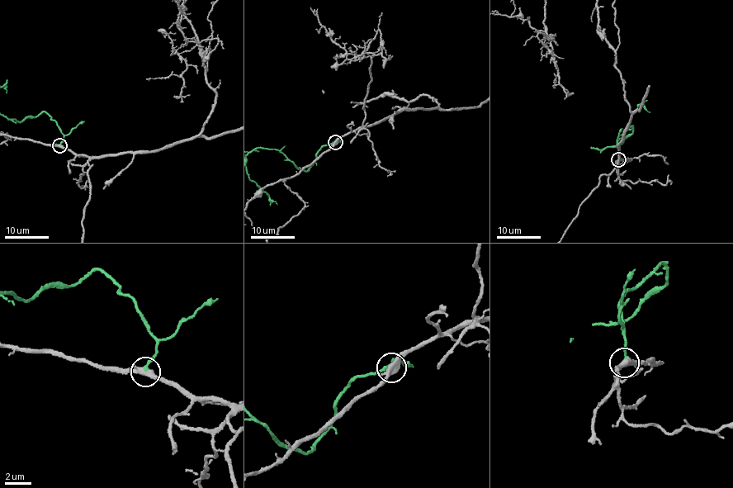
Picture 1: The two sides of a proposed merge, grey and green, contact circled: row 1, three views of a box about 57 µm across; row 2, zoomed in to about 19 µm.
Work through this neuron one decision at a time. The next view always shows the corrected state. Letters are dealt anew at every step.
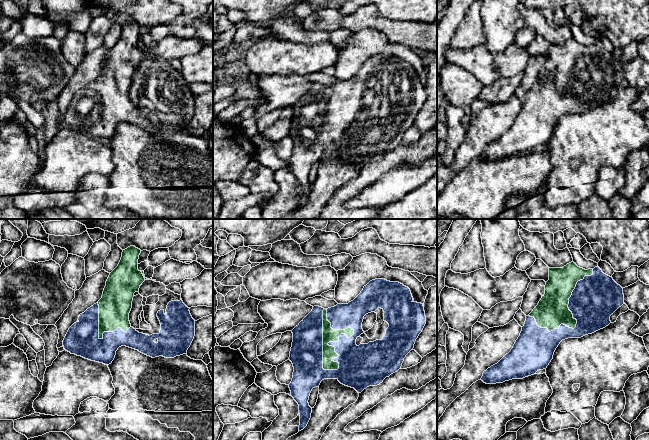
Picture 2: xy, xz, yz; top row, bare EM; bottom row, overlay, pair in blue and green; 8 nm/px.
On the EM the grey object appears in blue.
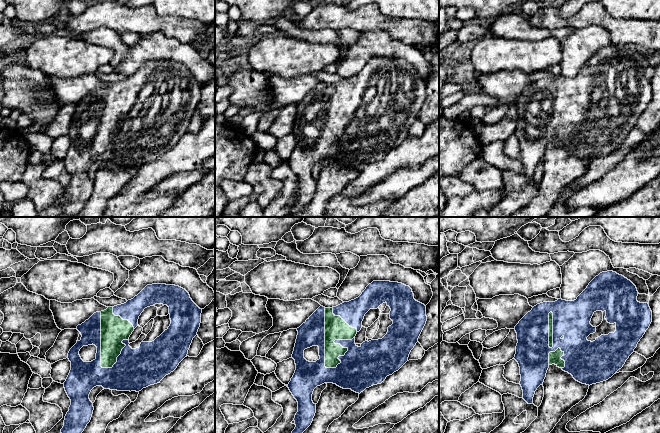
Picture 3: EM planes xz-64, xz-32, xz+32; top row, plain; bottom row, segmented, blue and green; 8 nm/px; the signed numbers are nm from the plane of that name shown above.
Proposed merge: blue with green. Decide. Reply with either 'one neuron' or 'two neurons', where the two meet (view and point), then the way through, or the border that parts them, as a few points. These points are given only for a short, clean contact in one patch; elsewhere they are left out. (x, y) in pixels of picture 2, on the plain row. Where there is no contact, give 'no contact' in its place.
one neuron | xz (322, 121)

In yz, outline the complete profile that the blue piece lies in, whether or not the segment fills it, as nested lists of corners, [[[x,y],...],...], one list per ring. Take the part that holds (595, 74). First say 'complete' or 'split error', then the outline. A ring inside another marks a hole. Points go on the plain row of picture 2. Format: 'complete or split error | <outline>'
split error | [[[571,38],[563,44],[549,44],[545,70],[526,92],[520,112],[511,127],[497,140],[484,147],[481,156],[486,160],[523,155],[546,145],[562,116],[581,114],[608,102],[610,92],[624,80],[623,64],[597,42],[585,46]]]

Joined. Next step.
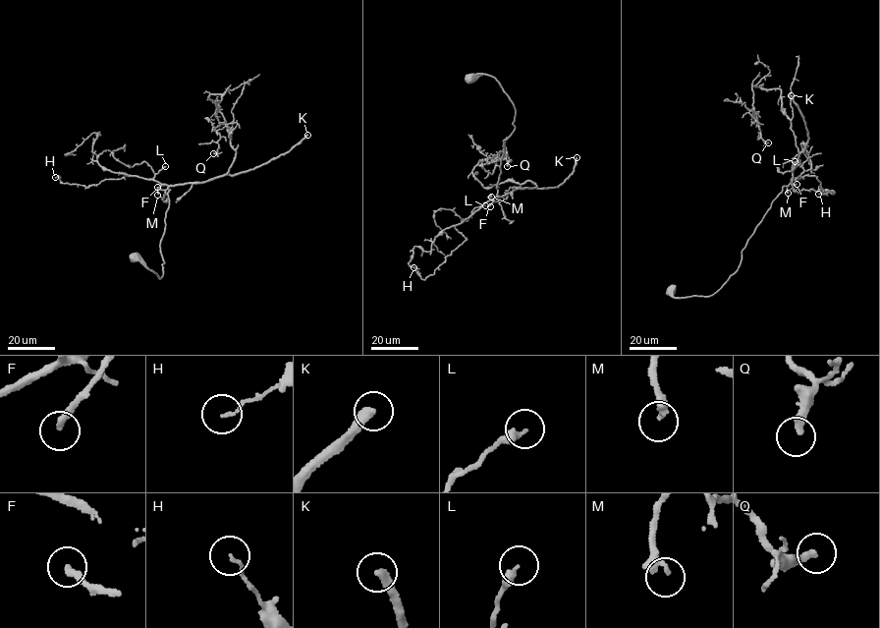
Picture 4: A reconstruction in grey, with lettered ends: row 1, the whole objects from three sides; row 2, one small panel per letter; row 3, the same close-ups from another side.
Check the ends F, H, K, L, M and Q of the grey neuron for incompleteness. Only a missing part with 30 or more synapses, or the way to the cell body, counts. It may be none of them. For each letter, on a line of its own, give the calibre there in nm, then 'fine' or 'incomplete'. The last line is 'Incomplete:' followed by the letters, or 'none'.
F: calibre 240 nm; incomplete
H: calibre 100 nm; fine
K: calibre 320 nm; incomplete
L: calibre 300 nm; fine
M: calibre 280 nm; incomplete
Q: calibre 280 nm; fine
Incomplete: F, K, M

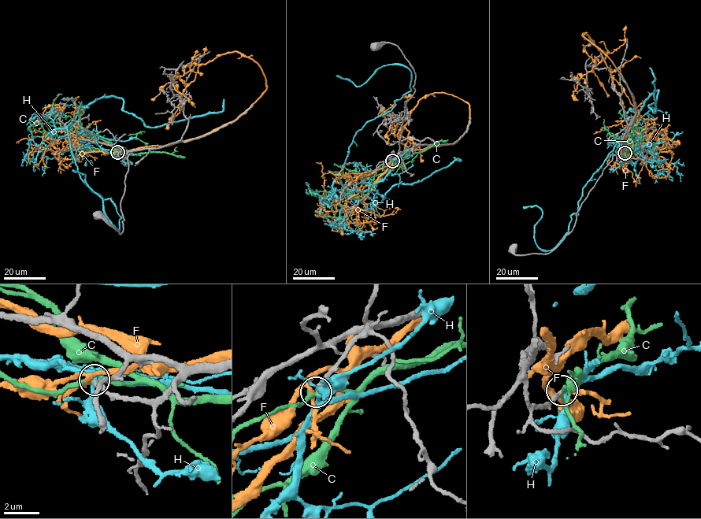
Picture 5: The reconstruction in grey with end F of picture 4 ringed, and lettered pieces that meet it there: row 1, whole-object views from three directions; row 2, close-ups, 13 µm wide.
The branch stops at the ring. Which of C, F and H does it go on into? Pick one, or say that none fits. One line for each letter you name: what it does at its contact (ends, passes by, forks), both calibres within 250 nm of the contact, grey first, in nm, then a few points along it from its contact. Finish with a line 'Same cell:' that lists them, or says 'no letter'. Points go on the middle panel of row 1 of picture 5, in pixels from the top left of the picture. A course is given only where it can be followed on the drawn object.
Same cell: no letter

